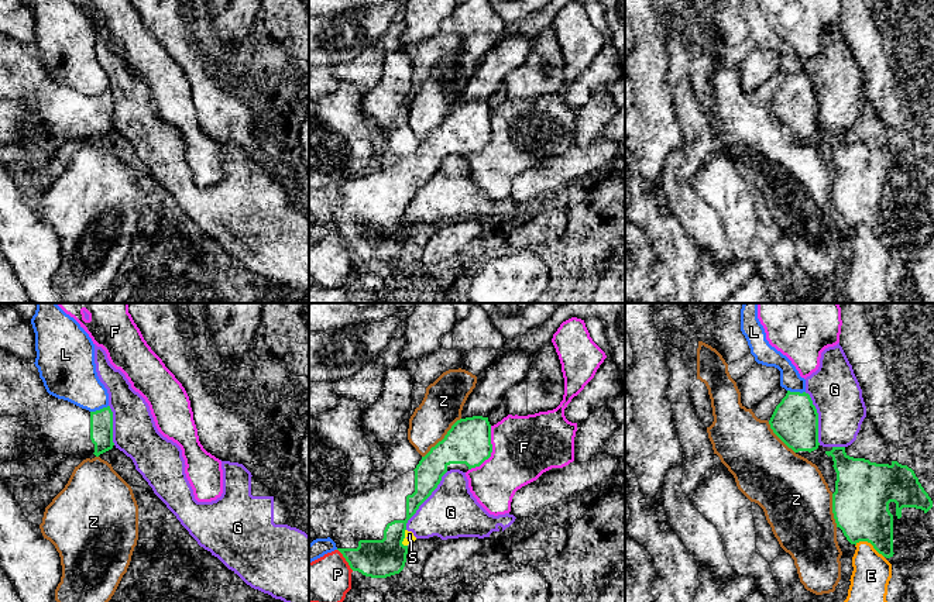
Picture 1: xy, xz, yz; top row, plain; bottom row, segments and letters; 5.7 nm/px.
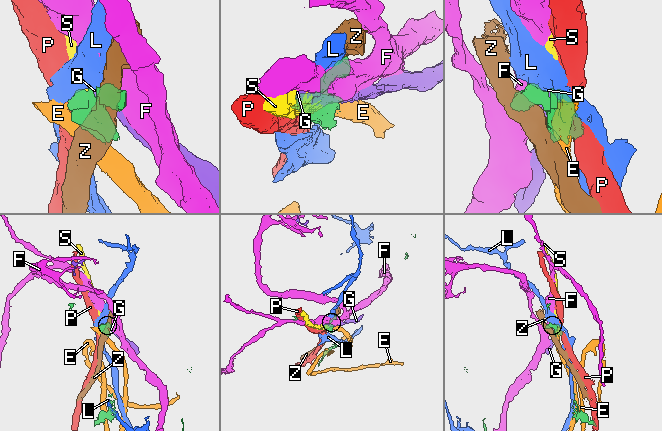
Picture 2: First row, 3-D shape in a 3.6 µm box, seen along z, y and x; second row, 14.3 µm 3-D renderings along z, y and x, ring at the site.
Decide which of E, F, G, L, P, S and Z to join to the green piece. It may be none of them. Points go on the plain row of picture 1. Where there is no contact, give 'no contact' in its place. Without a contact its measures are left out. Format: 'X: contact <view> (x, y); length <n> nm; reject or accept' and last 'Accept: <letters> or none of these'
E: contact yz (869, 226); length 190 nm; reject
F: contact xz (491, 136); length 280 nm; reject
G: contact xz (425, 183); length 420 nm; reject
L: contact xy (100, 93); length 110 nm; reject
P: contact xz (346, 244); length 160 nm; reject
S: contact xz (404, 222); length 100 nm; reject
Z: contact xz (443, 123); length 320 nm; reject
Accept: none of these

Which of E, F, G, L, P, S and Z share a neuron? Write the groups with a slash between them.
E / F / G S / L / P / Z

